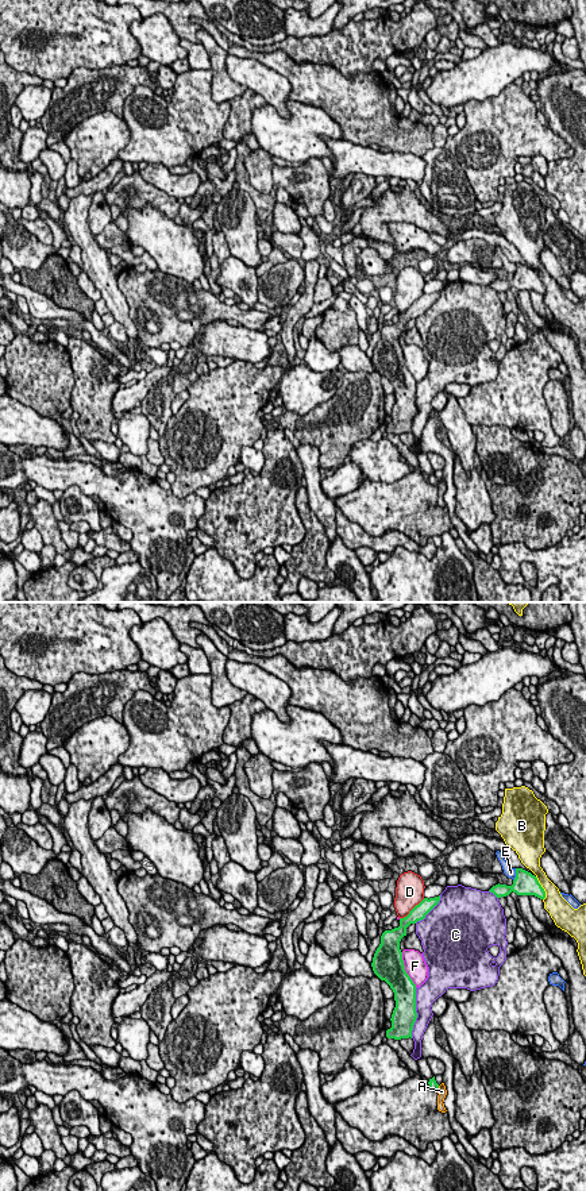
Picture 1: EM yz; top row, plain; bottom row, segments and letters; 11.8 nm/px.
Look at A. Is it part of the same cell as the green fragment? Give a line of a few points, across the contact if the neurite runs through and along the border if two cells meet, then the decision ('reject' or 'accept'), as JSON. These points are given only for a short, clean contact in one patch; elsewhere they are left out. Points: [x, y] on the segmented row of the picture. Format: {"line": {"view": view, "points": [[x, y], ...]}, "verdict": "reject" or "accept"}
{"line": {"view": "yz", "points": [[439, 1086], [436, 1090]]}, "verdict": "reject"}

